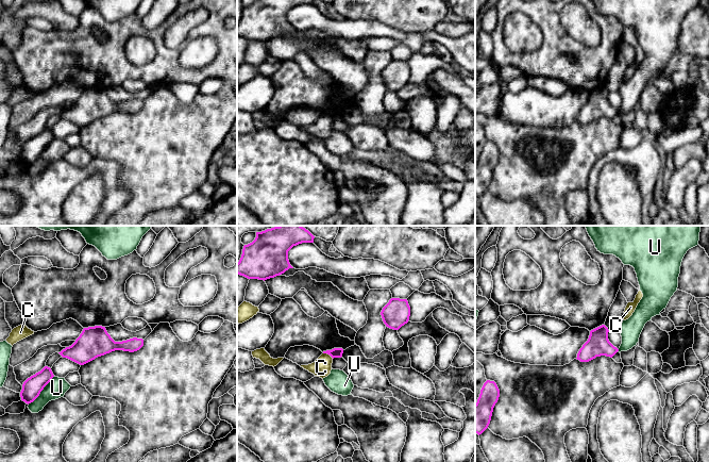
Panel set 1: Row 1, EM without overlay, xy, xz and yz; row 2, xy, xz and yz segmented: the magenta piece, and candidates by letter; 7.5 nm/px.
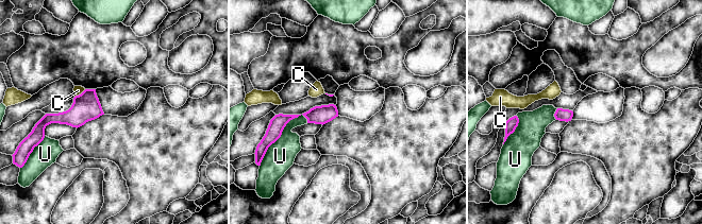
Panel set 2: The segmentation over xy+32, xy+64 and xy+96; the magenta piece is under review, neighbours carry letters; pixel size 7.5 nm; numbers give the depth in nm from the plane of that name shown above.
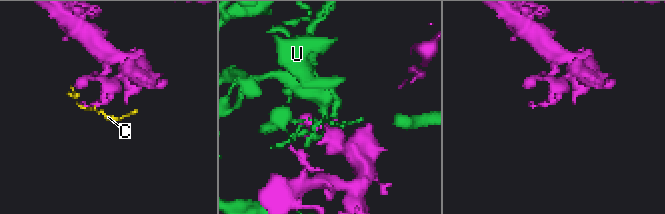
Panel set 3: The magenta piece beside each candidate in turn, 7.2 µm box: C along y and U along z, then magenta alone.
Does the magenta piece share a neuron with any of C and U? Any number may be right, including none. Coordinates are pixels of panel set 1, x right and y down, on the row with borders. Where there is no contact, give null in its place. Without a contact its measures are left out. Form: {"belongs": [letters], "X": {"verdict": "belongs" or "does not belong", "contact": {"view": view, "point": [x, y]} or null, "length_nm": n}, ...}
{"belongs": [], "C": {"verdict": "does not belong", "contact": {"view": "xz", "point": [328, 353]}, "length_nm": 90}, "U": {"verdict": "does not belong", "contact": {"view": "xy", "point": [41, 390]}, "length_nm": 300}}

